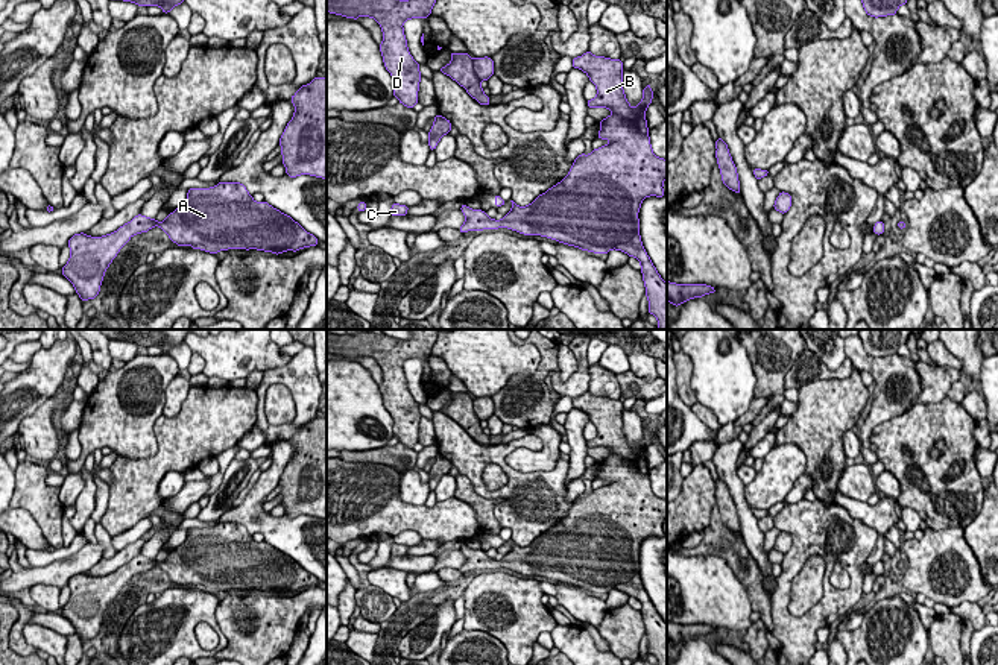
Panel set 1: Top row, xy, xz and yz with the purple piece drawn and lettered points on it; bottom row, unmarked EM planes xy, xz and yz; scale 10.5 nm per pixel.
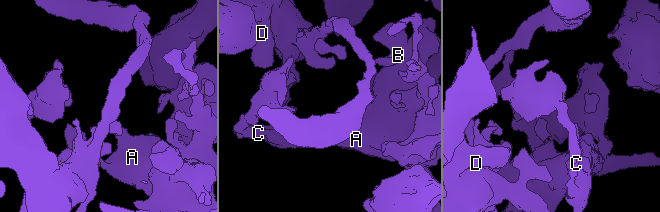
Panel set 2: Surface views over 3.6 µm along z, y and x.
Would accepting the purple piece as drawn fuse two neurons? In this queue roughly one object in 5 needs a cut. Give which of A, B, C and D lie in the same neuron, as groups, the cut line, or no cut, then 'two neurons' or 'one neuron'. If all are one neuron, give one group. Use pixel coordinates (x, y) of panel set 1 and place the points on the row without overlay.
groups A B C D; cut none; one neuron

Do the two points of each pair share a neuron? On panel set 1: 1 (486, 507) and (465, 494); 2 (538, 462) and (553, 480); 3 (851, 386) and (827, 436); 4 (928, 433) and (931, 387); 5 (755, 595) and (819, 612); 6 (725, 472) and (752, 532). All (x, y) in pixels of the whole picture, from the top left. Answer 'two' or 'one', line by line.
1: one
2: two
3: one
4: two
5: two
6: one

